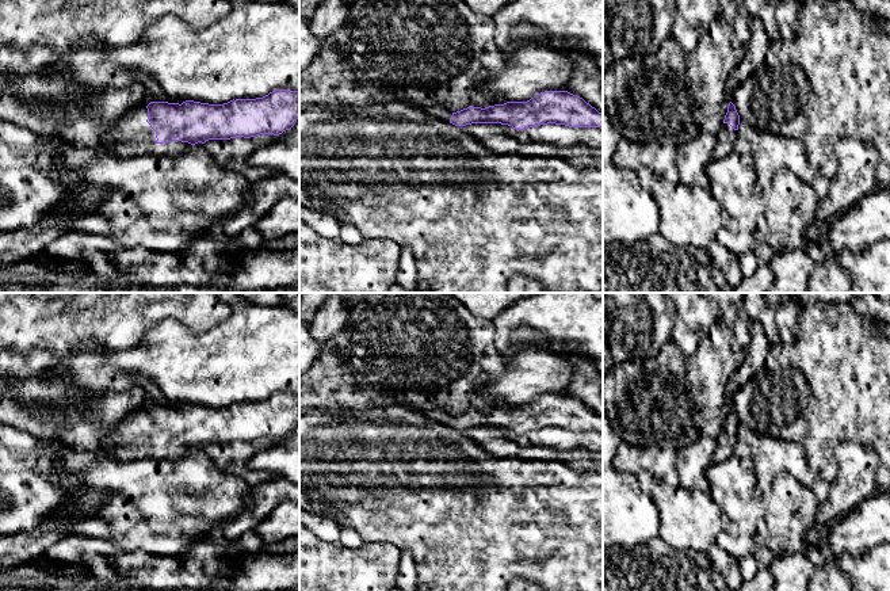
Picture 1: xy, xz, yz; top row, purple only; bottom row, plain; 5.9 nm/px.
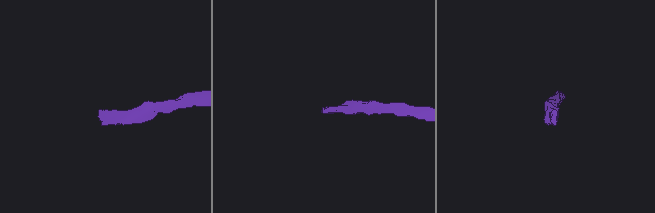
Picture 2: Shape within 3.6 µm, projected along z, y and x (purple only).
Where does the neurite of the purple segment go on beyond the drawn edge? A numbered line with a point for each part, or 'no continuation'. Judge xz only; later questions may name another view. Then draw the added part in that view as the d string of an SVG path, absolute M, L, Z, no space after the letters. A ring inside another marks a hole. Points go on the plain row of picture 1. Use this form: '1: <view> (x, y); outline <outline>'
1: xz (436, 415); outline M431 409L425 413L425 416L433 422L450 426L450 422L452 419L451 415L448 415L447 412L442 411L442 409Z

